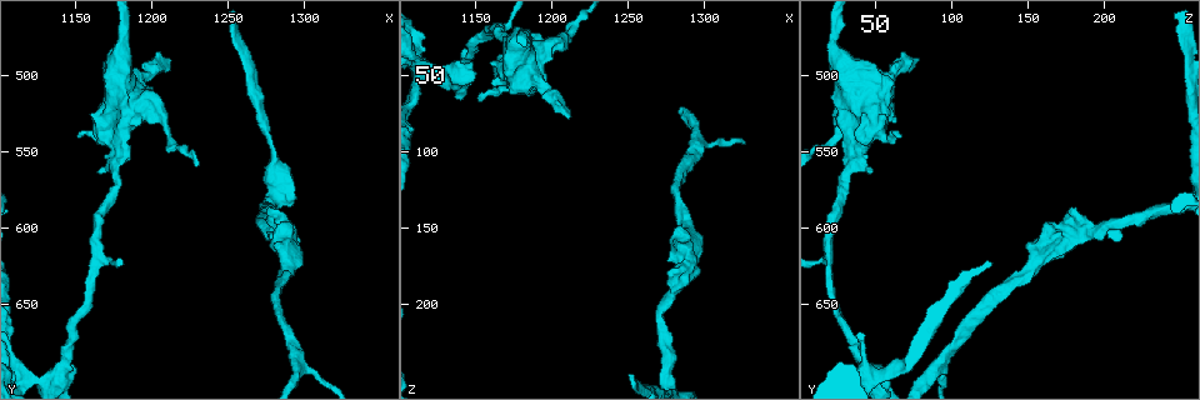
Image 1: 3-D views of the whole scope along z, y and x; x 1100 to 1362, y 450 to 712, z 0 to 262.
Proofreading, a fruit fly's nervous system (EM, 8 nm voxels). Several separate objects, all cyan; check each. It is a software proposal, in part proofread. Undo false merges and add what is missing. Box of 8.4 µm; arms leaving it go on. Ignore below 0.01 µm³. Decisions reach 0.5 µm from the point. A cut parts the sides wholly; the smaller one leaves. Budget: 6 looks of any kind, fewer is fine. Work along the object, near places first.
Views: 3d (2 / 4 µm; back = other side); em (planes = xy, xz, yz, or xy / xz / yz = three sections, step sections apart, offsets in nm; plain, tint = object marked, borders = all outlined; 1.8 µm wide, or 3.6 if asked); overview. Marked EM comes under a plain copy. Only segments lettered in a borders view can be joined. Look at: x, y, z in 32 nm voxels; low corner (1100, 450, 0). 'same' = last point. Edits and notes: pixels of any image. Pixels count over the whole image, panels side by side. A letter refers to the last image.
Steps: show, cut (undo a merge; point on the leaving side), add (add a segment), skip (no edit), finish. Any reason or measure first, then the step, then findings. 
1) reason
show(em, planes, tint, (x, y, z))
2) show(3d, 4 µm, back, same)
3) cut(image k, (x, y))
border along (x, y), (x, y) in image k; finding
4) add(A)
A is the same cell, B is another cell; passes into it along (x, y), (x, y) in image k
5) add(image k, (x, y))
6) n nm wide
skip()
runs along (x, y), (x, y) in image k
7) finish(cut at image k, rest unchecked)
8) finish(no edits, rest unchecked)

show(3d, 2 µm, (1118, 698, 44))

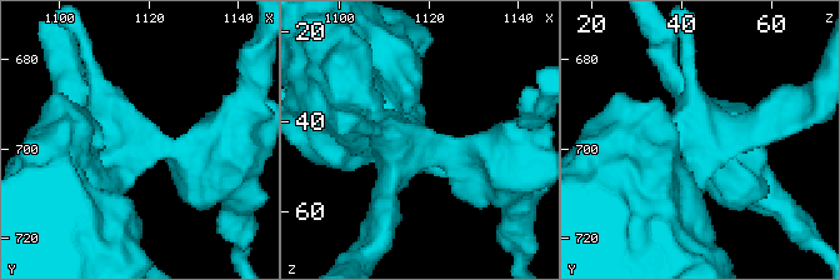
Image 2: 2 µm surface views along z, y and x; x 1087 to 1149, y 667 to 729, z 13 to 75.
4 arms
show(em, yz, step 8, tint, (1117, 698, 45))

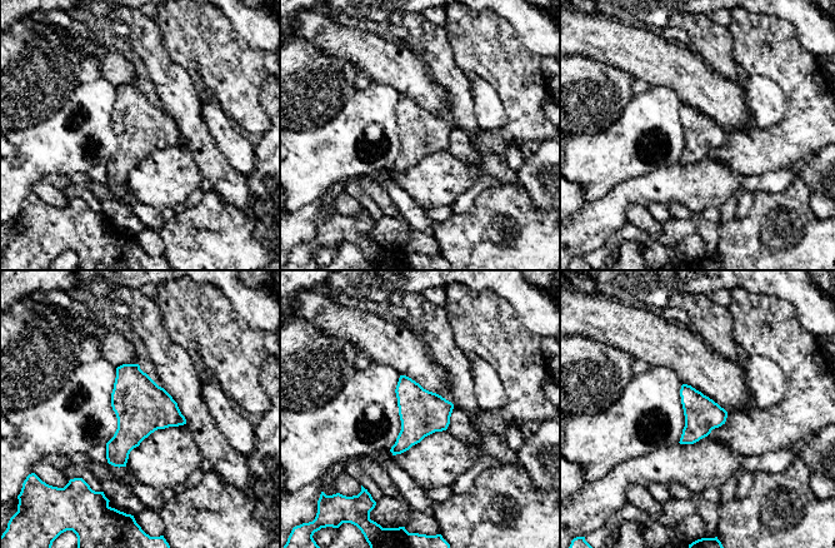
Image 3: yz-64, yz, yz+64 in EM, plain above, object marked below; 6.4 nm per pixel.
show(em, planes, borders, same)

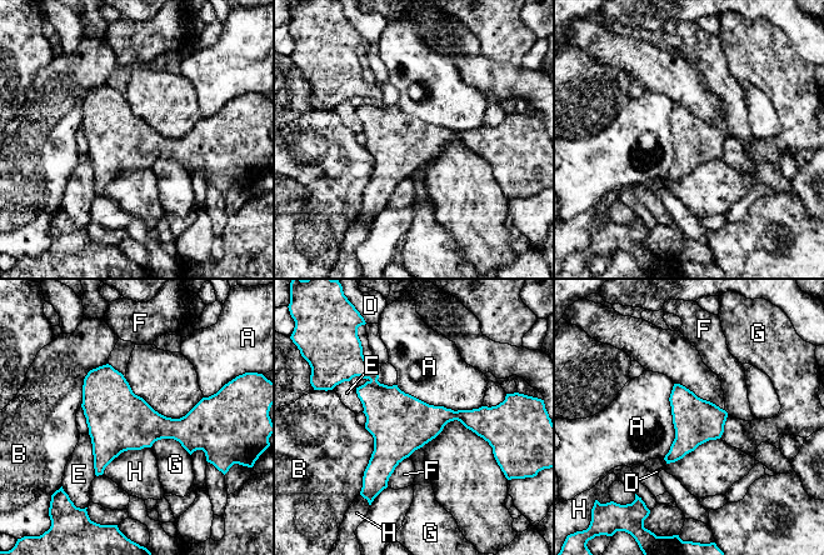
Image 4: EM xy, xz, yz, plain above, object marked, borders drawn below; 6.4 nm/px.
A touches over 550 nm
skip()
A, B, D, E, F, G and H are other cells; border along (396, 385), (429, 404), (482, 406) in image 4; all the same neuron

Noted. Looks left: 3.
show(em, xy, step 8, tint, (1152, 538, 66))

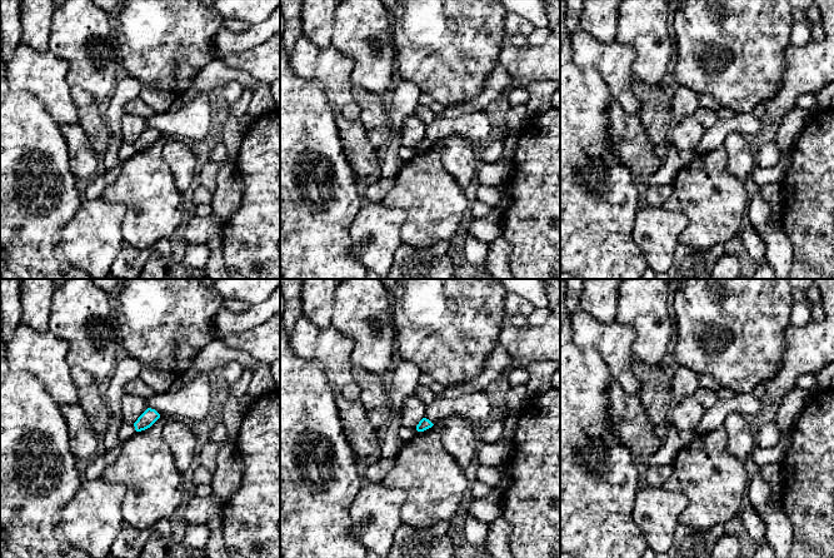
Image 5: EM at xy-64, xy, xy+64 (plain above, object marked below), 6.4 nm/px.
cut it another way
show(em, planes, borders, same)

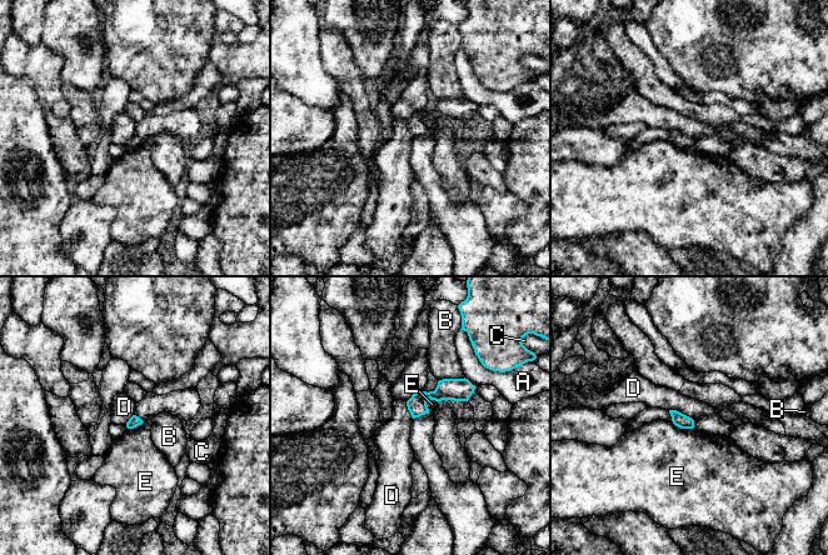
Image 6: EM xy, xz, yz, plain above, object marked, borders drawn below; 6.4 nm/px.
skip()
A, B, C, D and E are other cells; border along (668, 410), (678, 410), (693, 420) in image 6; none of them fits

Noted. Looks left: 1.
finish(no edits, rest unchecked)

